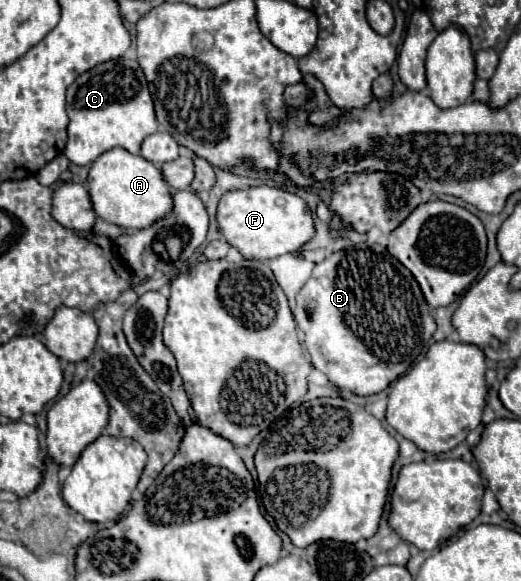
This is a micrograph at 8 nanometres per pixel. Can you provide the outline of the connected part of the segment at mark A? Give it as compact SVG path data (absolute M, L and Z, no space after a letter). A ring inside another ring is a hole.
M110 149L102 153L90 167L88 181L94 211L100 219L120 225L124 229L146 229L158 219L172 213L172 191L162 177L158 165L140 155L132 155L126 149Z

